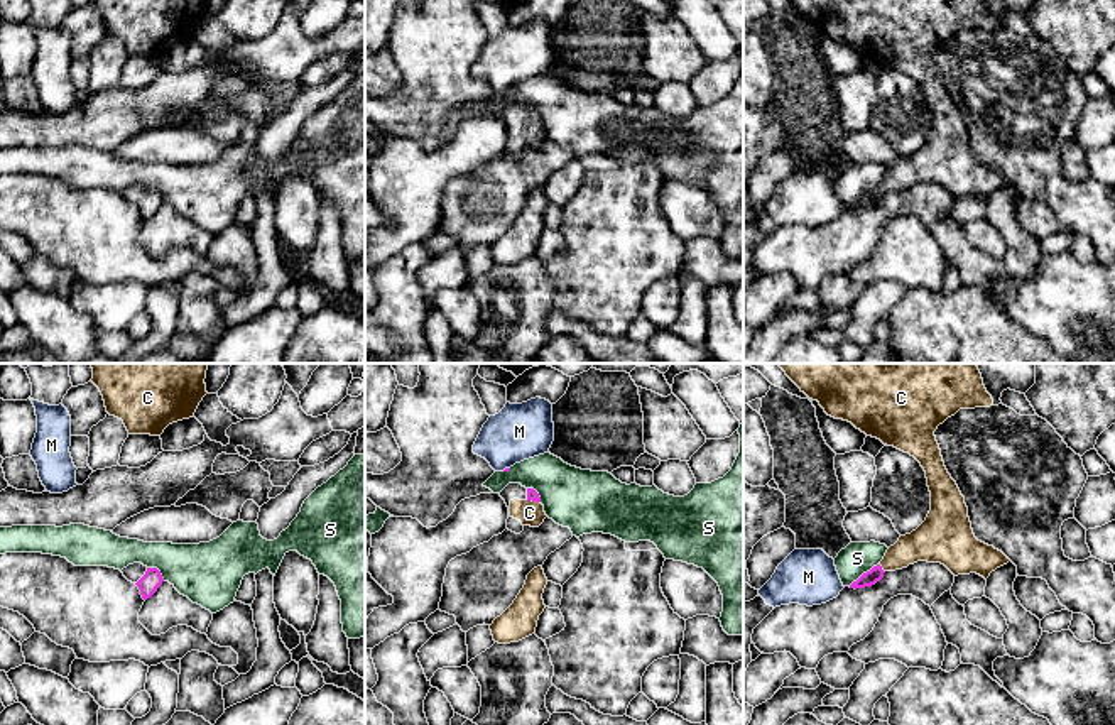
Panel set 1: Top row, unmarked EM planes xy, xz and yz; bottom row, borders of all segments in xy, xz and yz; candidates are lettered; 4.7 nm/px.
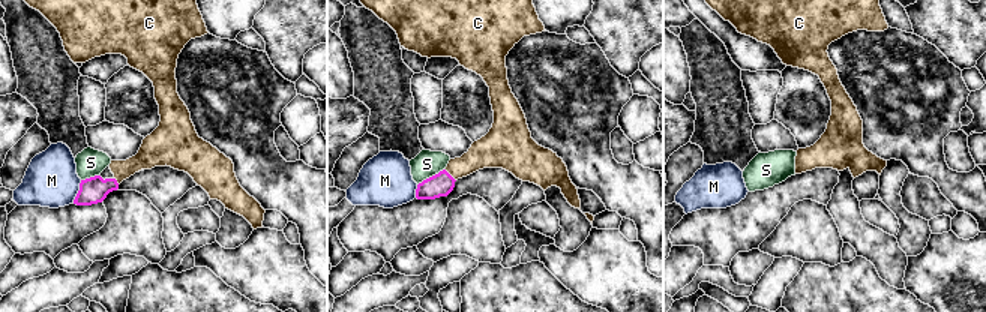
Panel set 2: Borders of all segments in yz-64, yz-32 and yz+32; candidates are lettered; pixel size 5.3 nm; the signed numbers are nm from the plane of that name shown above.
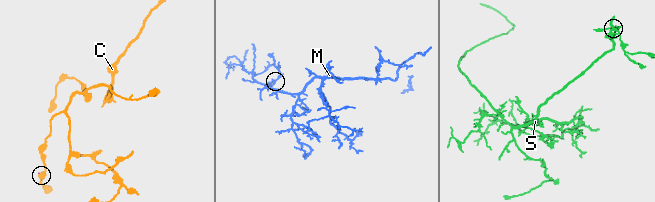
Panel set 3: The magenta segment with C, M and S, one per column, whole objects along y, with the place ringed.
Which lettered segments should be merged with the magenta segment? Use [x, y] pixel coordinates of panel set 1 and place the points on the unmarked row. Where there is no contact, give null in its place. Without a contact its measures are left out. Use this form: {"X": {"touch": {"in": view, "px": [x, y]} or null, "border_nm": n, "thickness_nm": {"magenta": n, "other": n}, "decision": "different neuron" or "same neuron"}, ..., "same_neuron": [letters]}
{"C": {"touch": {"in": "yz", "px": [881, 190]}, "border_nm": 50, "thickness_nm": {"magenta": 70, "other": 170}, "decision": "same neuron"}, "M": {"touch": {"in": "xz", "px": [505, 90]}, "border_nm": 40, "thickness_nm": {"magenta": 20, "other": 280}, "decision": "different neuron"}, "S": {"touch": {"in": "yz", "px": [864, 195]}, "border_nm": 190, "thickness_nm": {"magenta": 70, "other": 160}, "decision": "different neuron"}, "same_neuron": ["C"]}

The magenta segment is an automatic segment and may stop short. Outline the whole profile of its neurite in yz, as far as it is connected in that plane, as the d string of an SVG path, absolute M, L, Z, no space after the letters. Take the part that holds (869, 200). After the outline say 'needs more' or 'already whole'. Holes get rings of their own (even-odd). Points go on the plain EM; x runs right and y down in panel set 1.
M791 0L801 14L818 22L835 41L851 44L867 57L880 61L914 78L926 93L931 113L931 132L926 142L911 155L900 157L884 181L863 194L850 210L872 208L885 193L907 189L917 183L941 184L955 198L976 194L985 201L1010 181L993 167L978 162L968 139L968 128L956 103L948 95L934 52L960 30L990 29L992 17L983 0Z | needs more

